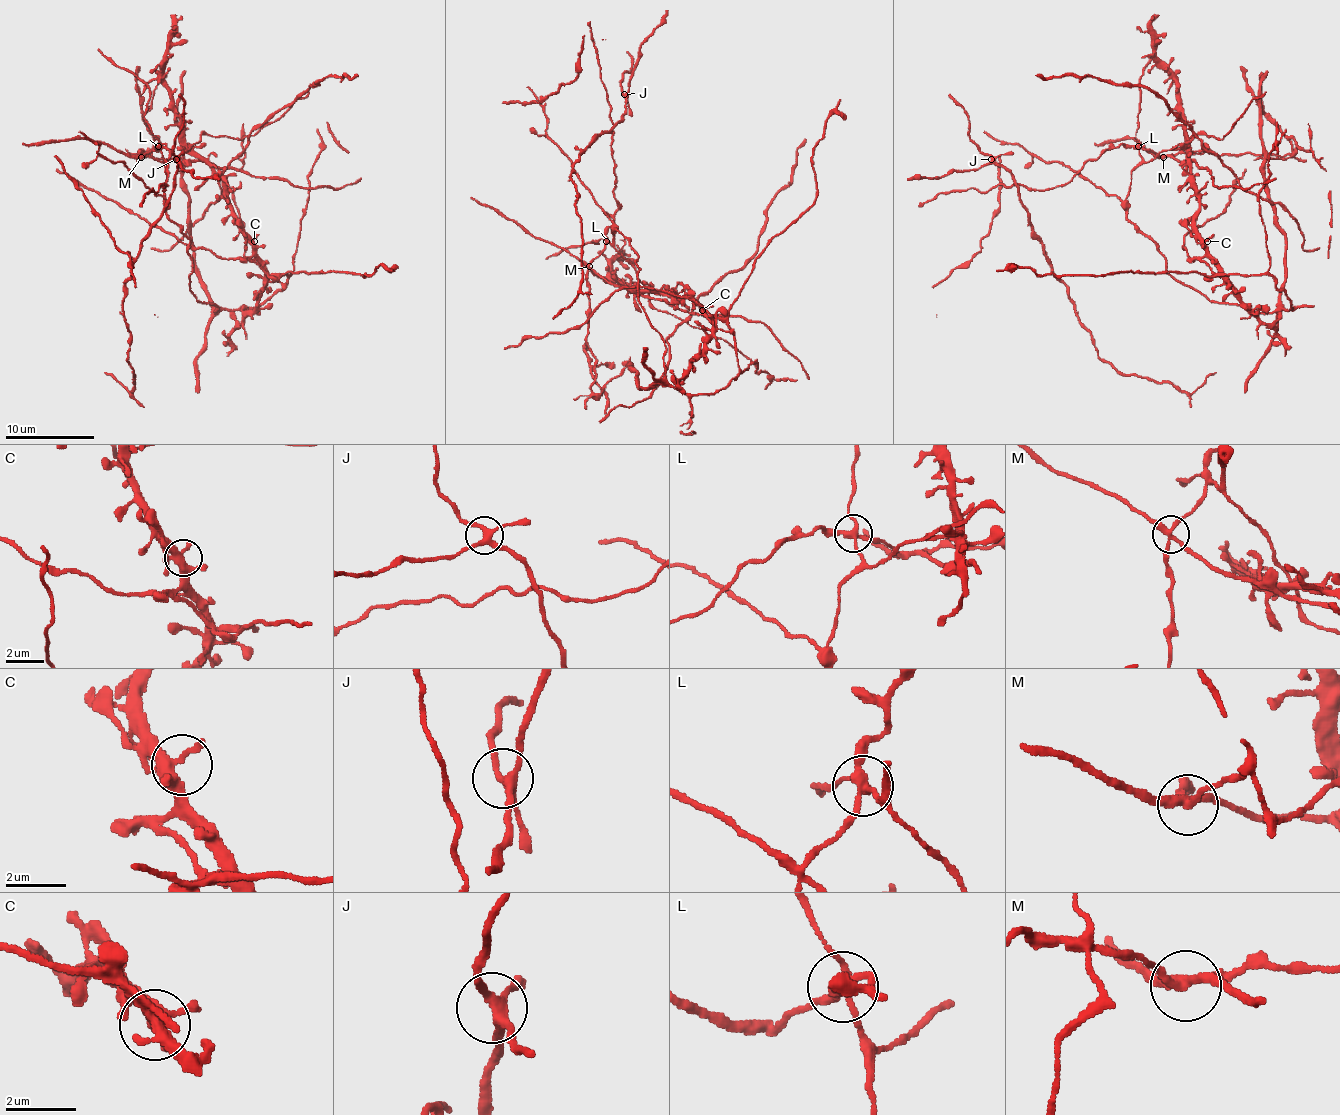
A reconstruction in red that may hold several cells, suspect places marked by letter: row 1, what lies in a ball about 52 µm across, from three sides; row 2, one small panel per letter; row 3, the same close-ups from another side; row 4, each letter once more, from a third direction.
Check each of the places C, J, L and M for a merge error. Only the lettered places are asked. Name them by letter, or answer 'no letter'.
L, M

